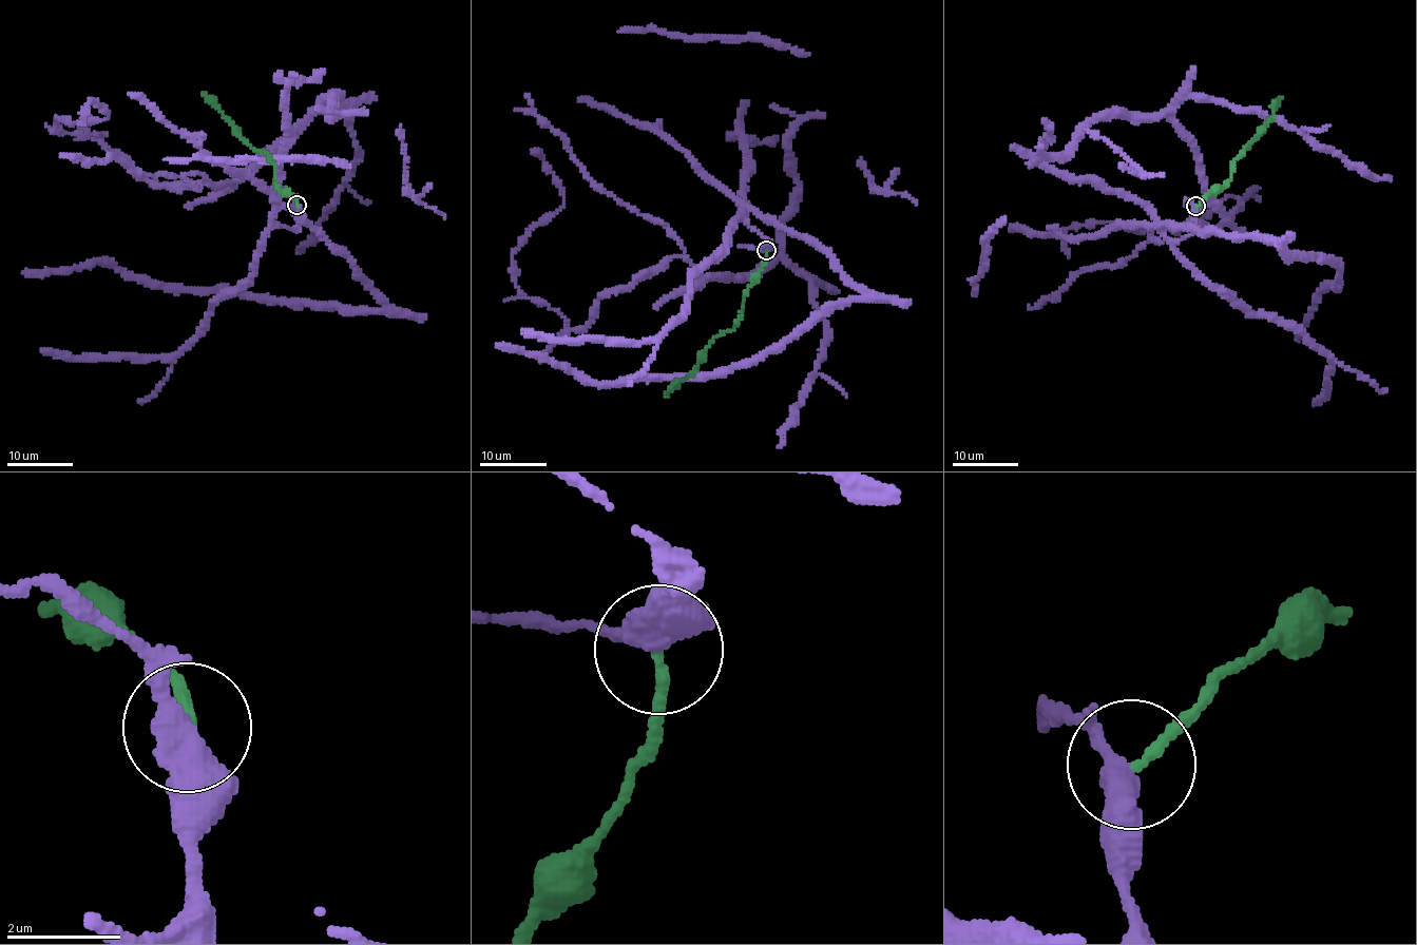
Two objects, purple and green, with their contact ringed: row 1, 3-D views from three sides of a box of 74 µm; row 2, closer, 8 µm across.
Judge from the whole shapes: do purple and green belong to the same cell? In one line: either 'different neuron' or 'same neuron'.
different neuron

